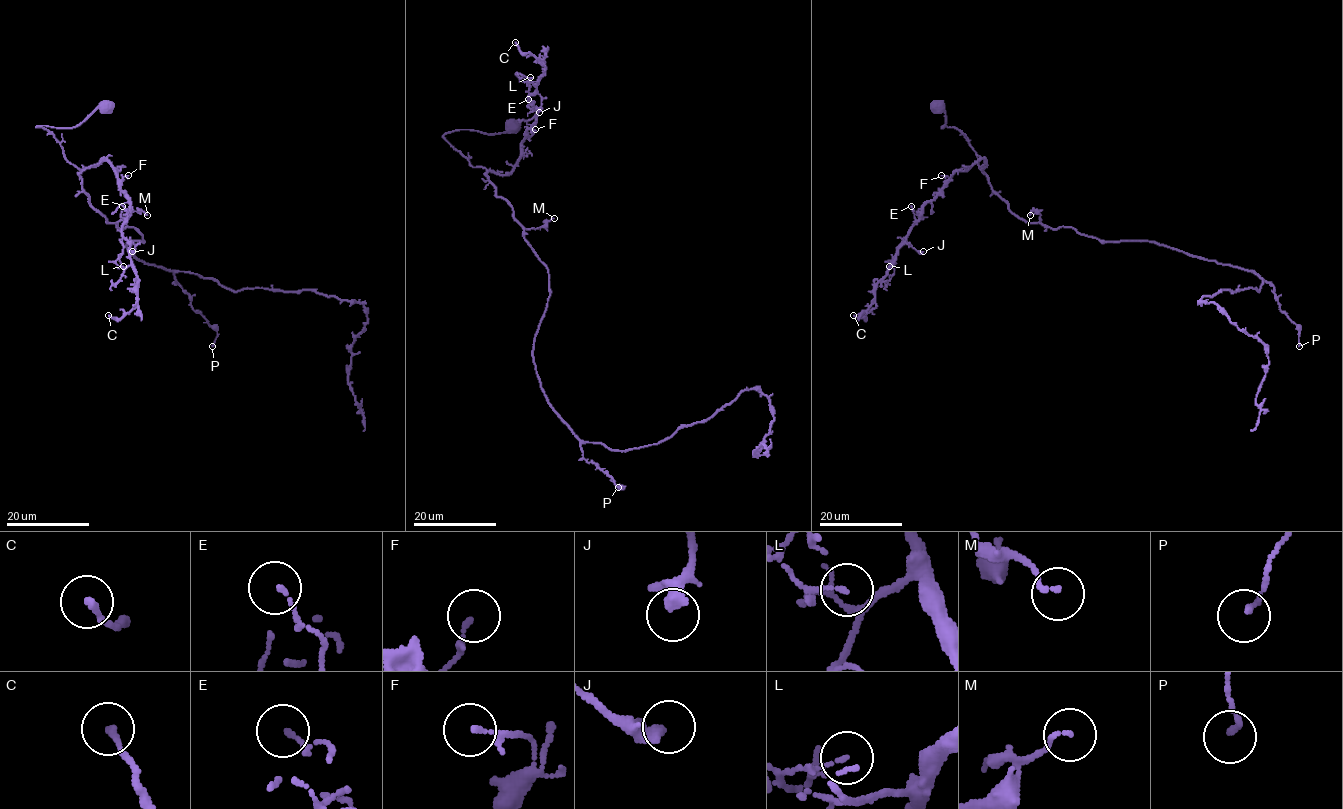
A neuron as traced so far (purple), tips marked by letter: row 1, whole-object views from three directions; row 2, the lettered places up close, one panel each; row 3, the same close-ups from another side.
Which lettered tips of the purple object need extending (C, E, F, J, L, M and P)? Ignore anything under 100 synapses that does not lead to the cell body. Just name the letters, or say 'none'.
none

